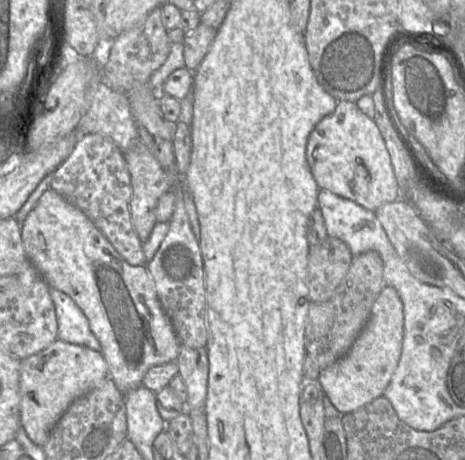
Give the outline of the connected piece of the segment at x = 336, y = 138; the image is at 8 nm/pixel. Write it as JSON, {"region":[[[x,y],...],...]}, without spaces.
{"region":[[[338,101],[335,111],[317,123],[308,138],[307,162],[320,189],[328,189],[368,210],[375,211],[381,205],[400,198],[400,186],[384,139],[374,120],[364,114],[354,102]]]}

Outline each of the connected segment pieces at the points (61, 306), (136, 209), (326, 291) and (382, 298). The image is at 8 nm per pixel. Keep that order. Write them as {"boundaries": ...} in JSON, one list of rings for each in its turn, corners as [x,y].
{"boundaries":[[[[53,287],[49,288],[49,293],[57,318],[57,338],[70,344],[86,346],[101,352],[101,345],[92,333],[87,317],[75,301]]],[[[139,140],[133,147],[124,152],[131,179],[132,195],[130,200],[131,221],[139,239],[144,243],[150,236],[155,224],[155,208],[159,198],[176,187],[176,176],[166,171],[148,149]]],[[[335,237],[309,246],[307,285],[312,302],[323,302],[332,296],[346,275],[352,257],[347,244]]],[[[385,285],[370,316],[347,354],[321,370],[318,381],[333,406],[343,415],[383,395],[398,365],[404,336],[403,304],[395,288]]]]}

